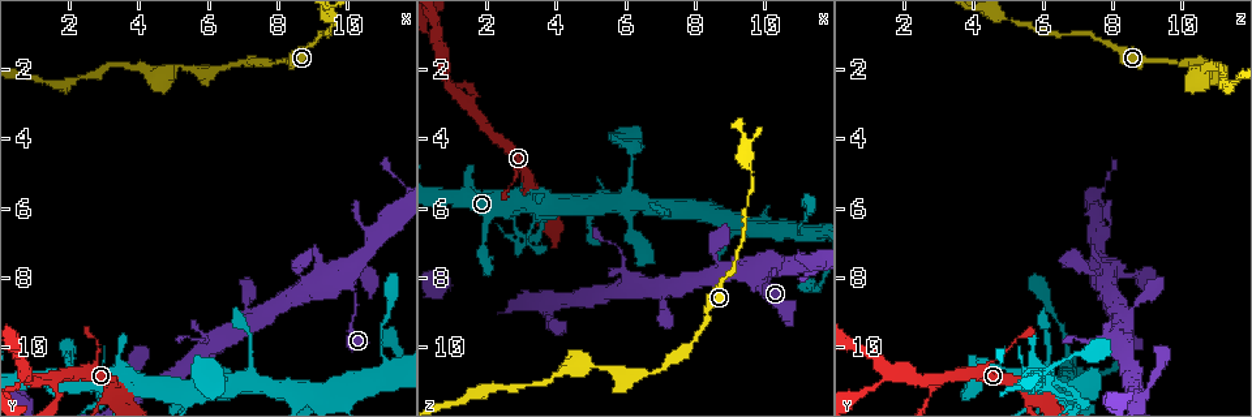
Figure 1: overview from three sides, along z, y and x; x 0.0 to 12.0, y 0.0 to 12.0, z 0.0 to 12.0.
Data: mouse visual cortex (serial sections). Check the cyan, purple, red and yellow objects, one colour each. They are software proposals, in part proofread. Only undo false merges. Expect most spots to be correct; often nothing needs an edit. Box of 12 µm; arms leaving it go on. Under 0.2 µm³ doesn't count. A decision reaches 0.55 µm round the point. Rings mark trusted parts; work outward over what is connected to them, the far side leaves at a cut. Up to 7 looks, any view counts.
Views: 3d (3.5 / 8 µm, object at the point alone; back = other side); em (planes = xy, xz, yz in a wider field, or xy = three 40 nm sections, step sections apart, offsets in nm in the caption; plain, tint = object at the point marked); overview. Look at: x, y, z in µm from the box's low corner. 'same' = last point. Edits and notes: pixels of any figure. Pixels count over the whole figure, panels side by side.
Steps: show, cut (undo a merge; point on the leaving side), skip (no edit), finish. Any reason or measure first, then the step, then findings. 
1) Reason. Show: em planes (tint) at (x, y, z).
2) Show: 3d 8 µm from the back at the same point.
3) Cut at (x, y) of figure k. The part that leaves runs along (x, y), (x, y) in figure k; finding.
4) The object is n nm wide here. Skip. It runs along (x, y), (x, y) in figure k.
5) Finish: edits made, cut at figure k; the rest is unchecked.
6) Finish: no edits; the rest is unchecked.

Two arms in line, one across. Show: 3d 8 µm at (1.4, 11.0, 3.2).

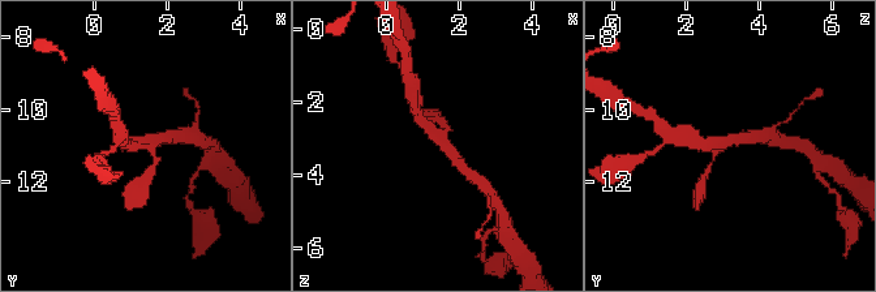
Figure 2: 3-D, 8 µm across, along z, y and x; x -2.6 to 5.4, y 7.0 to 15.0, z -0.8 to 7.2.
Need the tissue. Show: em xy step 5 (tint) at (1.4, 10.9, 3.1).

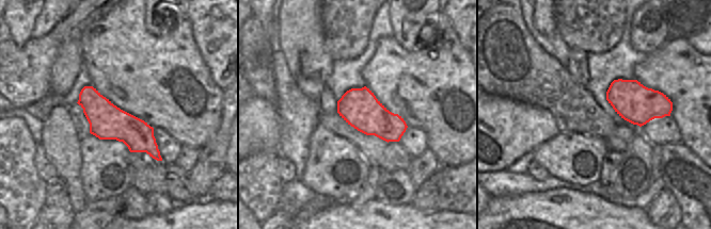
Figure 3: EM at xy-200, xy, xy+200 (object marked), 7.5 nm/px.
The arms are 150, 300, 300 nm wide. Skip. It runs along (83, 92), (157, 157) in figure 3; one cell here.

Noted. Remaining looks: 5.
Four or more arms meet. Show: 3d 3.5 µm from the back at (3.4, 11.0, 6.2).

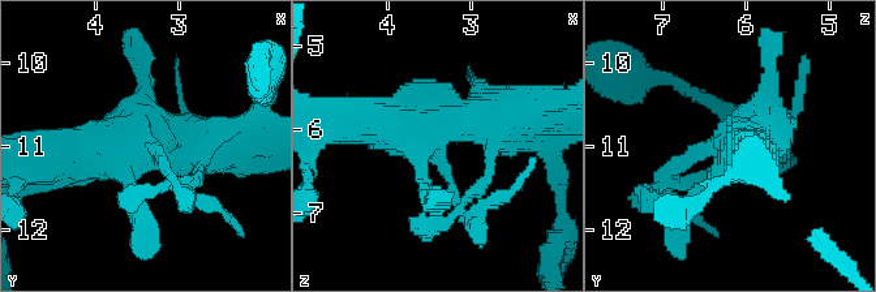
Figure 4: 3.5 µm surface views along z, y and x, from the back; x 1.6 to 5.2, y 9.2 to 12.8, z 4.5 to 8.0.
Now the EM. Show: em xy step 1 (tint) at (3.50, 11.00, 6.20).

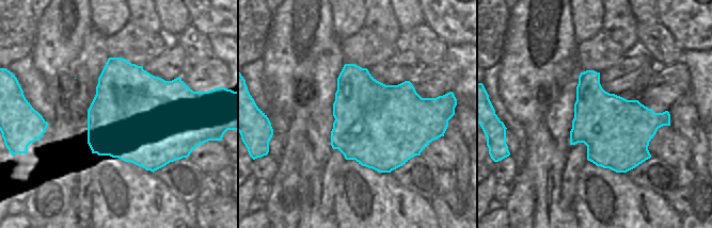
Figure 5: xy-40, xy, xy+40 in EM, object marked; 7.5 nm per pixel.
Skip. It runs along (219, 142), (123, 138), (43, 159) in figure 4; one cell here.

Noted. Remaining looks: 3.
Thick turns thin. Show: em xy step 3 (tint) at (9.9, 7.9, 8.5).

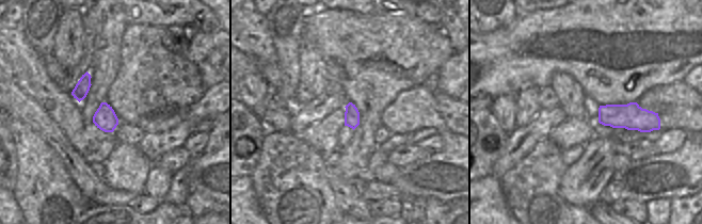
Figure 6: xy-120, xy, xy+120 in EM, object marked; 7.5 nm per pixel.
Show: 3d 3.5 µm at the same point.

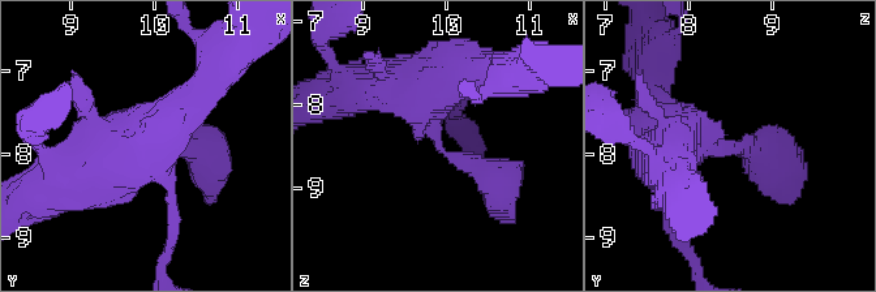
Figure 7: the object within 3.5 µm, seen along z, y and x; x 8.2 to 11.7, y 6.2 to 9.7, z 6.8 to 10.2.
Skip. It runs along (438, 69), (498, 189) in figure 7; all the same cell.

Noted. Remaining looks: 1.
Finish: no edits; the rest is unchecked.

